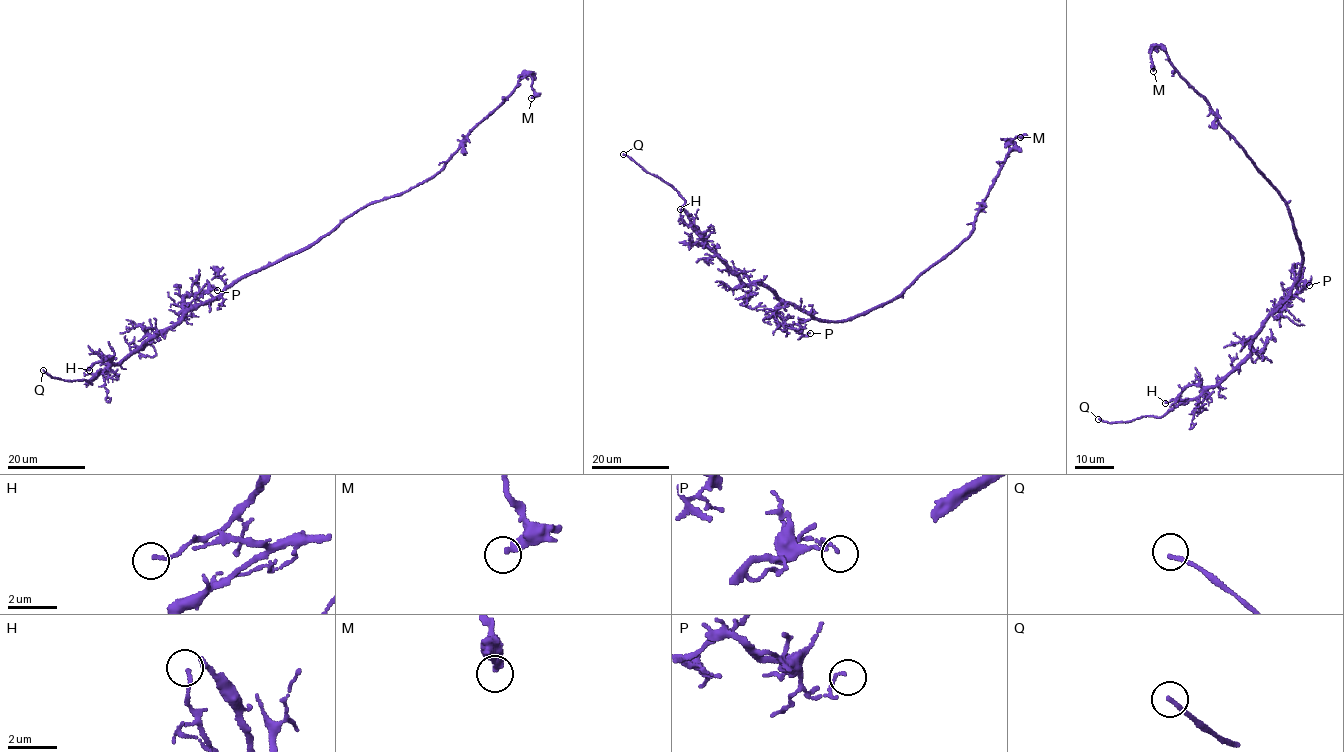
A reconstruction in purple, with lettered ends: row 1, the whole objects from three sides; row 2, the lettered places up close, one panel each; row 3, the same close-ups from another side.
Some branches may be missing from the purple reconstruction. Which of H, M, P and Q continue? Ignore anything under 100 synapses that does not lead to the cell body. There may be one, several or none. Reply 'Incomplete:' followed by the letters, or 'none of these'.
Incomplete: Q

